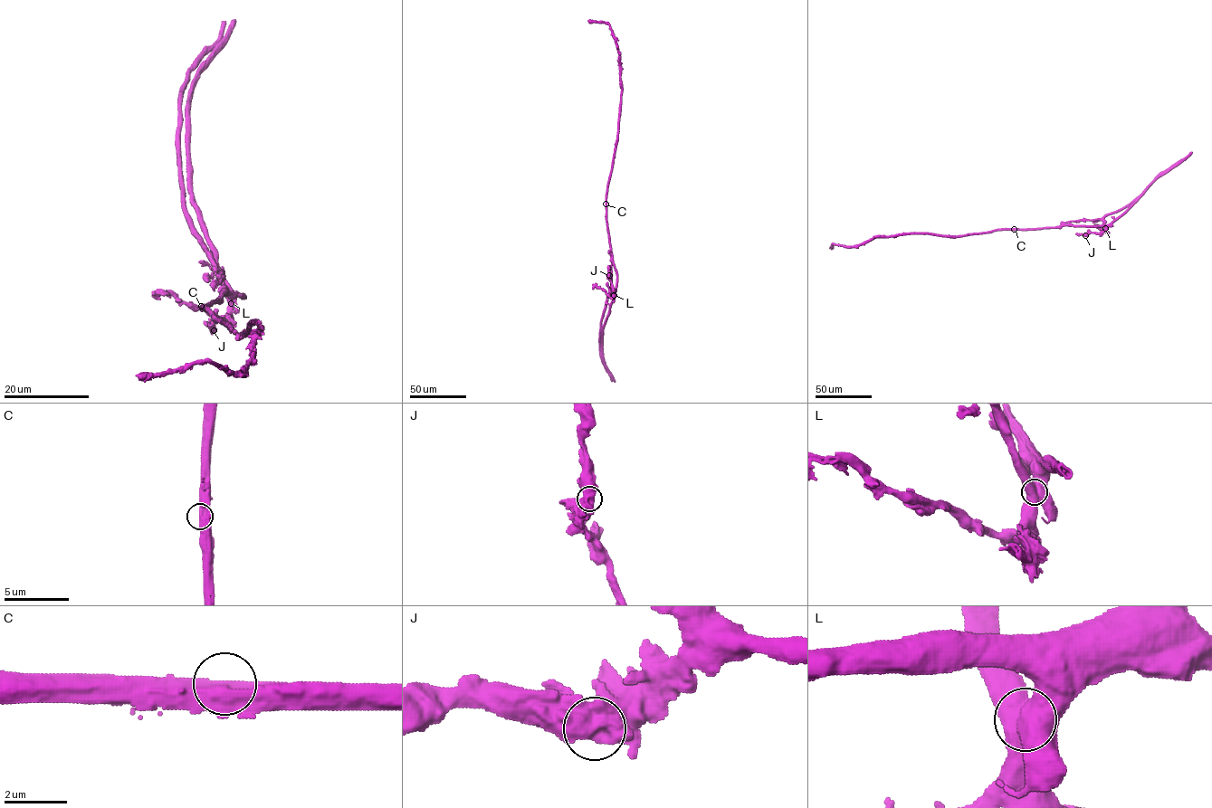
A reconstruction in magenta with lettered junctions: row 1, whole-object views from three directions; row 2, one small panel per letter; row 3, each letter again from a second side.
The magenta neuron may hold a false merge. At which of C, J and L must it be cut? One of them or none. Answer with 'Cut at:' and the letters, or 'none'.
Cut at: L

